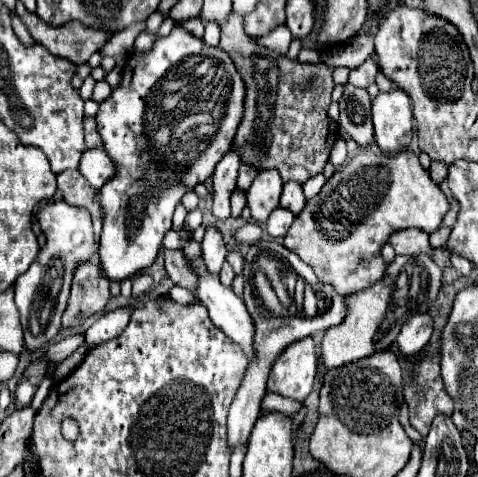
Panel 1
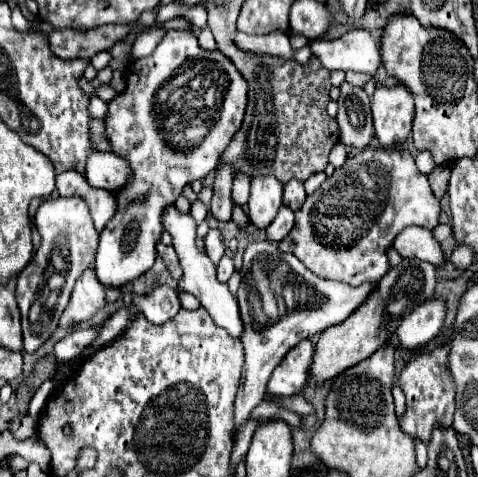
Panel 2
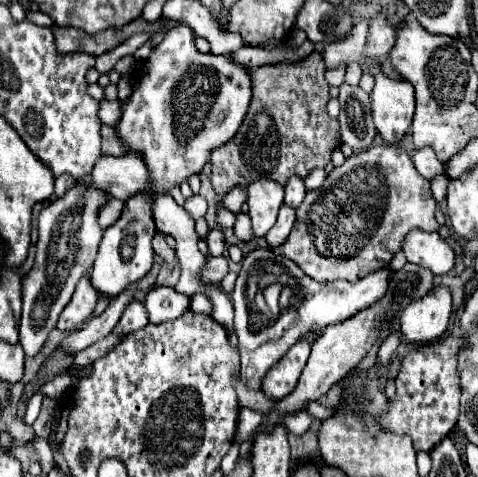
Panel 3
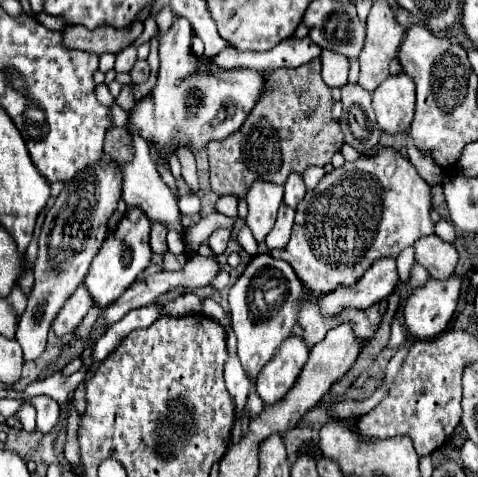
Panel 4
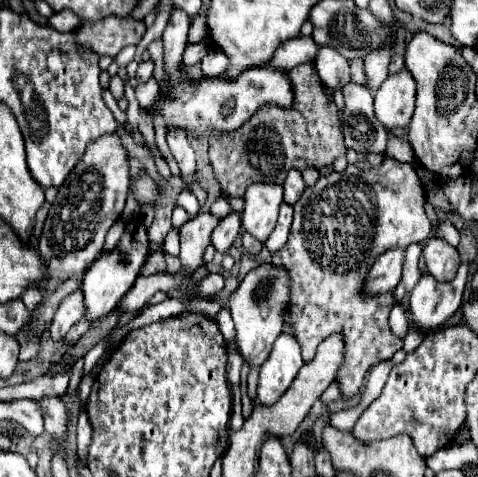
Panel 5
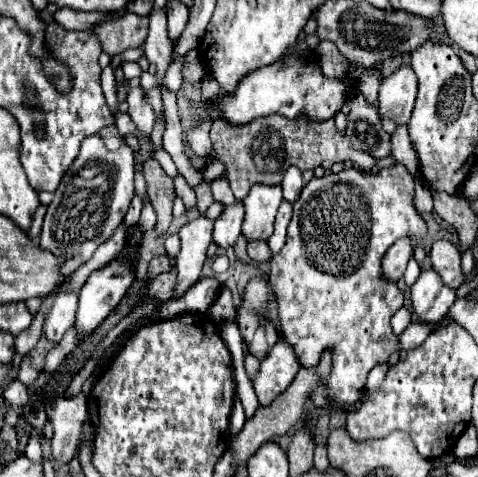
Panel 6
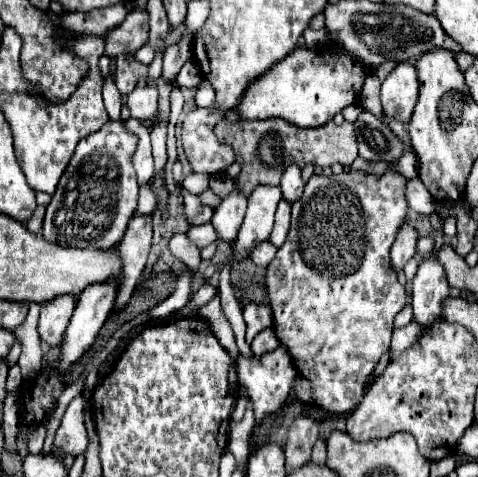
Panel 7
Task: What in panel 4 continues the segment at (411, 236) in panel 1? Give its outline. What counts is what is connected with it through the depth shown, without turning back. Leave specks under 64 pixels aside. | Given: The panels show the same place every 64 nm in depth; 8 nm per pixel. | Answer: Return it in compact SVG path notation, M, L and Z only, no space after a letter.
M436 234L422 236L416 244L416 262L422 264L432 278L446 280L454 274L456 262L458 262L458 252L452 244L440 240Z

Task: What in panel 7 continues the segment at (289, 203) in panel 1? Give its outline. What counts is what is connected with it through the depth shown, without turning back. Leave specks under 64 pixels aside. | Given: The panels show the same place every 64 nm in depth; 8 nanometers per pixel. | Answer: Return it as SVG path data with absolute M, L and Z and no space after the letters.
M292 164L292 166L282 174L280 188L282 188L284 200L288 200L290 204L296 202L296 200L302 196L304 182L302 182L302 178L300 178L300 168L298 168L296 164Z

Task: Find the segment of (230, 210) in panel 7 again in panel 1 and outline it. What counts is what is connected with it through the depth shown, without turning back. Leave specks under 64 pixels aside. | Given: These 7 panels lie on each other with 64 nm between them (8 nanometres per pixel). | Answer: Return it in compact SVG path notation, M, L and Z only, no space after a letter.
M208 228L206 234L204 234L202 258L204 258L210 272L214 272L214 274L220 272L220 268L224 264L224 258L226 258L226 246L224 246L222 234L214 228Z

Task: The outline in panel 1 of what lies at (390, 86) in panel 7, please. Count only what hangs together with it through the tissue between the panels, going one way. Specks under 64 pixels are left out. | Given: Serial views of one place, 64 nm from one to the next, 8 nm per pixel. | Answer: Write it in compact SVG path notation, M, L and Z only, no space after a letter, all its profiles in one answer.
M396 88L390 92L380 92L372 100L372 120L374 138L384 154L394 154L402 150L400 144L410 144L412 102L404 90Z

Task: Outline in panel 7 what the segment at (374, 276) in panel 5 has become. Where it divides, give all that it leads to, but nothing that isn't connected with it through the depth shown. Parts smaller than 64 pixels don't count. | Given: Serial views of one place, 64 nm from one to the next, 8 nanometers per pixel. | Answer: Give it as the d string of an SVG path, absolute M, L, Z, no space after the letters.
M406 220L400 226L400 232L396 234L396 240L392 244L392 266L394 270L400 270L416 252L416 242L418 242L418 230L410 220Z

